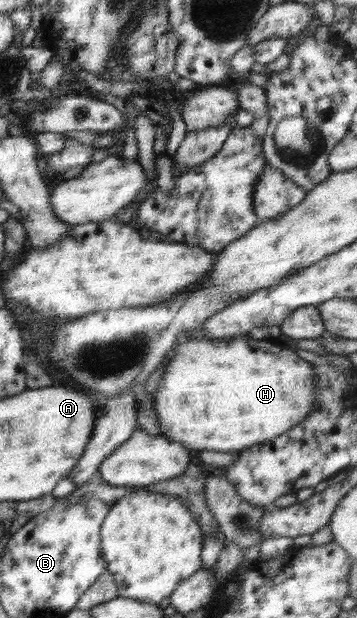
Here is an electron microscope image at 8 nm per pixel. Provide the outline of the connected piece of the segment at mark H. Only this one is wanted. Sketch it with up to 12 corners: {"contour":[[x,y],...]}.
{"contour":[[183,332],[161,436],[237,453],[313,409],[315,364],[277,340]]}

